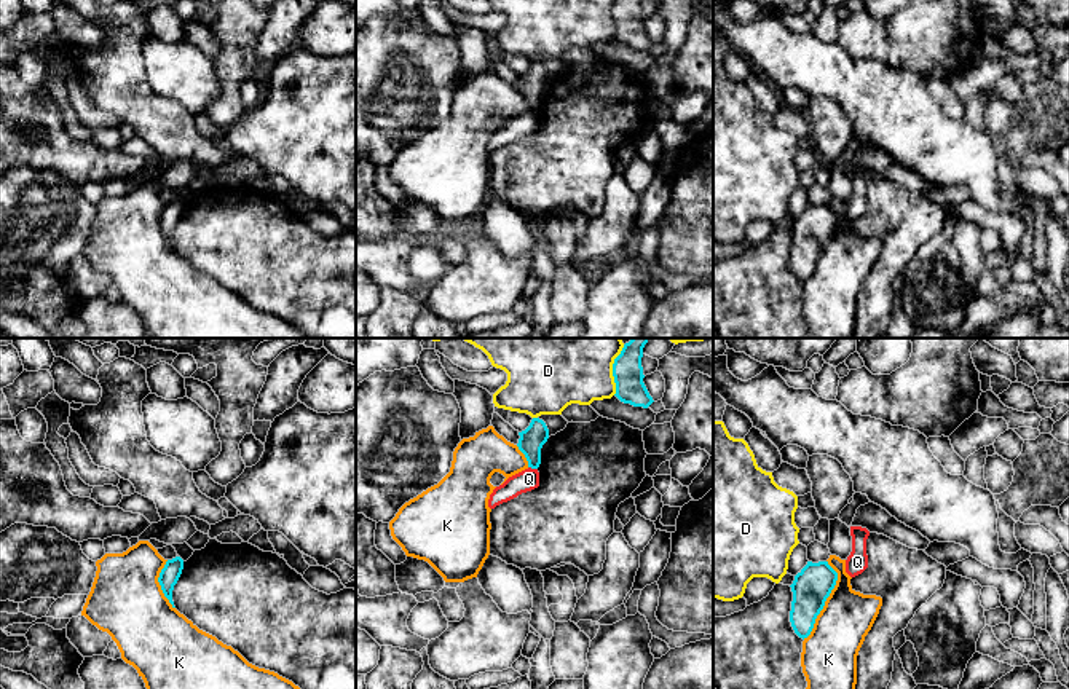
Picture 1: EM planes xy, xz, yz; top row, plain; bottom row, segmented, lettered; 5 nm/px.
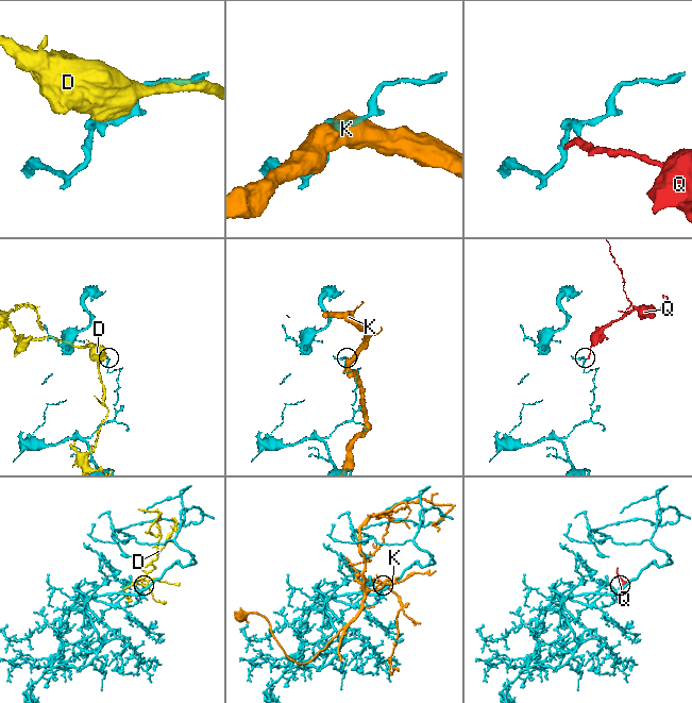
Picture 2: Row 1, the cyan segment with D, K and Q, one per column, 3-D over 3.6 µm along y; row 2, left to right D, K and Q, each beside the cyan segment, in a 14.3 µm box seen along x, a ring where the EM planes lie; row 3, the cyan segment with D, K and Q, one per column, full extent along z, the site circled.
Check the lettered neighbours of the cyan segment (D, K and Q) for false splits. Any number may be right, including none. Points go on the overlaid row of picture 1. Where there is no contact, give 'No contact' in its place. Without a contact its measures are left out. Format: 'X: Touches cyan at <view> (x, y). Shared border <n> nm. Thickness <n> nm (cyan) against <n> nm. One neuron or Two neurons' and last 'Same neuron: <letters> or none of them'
D: Touches cyan at xz (613, 370). Shared border 260 nm. Thickness 150 nm (cyan) against 480 nm. Two neurons
K: Touches cyan at yz (825, 600). Shared border 420 nm. Thickness 190 nm (cyan) against 260 nm. Two neurons
Q: Touches cyan at xz (533, 468). Shared border 50 nm. Thickness 120 nm (cyan) against 110 nm. Two neurons
Same neuron: none of them

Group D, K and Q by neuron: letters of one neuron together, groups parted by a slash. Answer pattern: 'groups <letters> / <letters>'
groups D / K / Q

